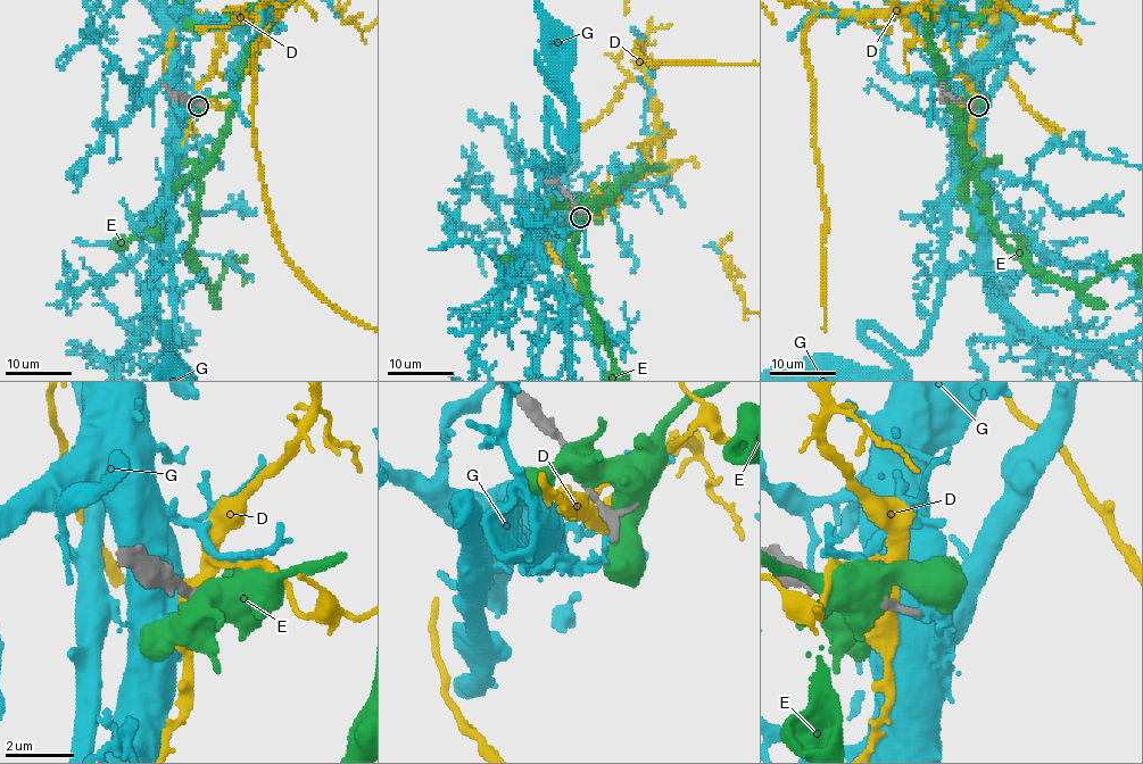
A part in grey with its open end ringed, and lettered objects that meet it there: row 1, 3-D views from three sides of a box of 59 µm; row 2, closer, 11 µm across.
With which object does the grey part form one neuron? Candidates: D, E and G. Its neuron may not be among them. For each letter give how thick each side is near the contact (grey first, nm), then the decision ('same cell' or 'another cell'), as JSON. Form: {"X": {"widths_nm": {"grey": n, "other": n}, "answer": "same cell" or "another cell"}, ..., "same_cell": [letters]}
{"D": {"widths_nm": {"grey": 170, "other": 500}, "answer": "another cell"}, "E": {"widths_nm": {"grey": 280, "other": 550}, "answer": "another cell"}, "G": {"widths_nm": {"grey": 190, "other": 240}, "answer": "another cell"}, "same_cell": []}

